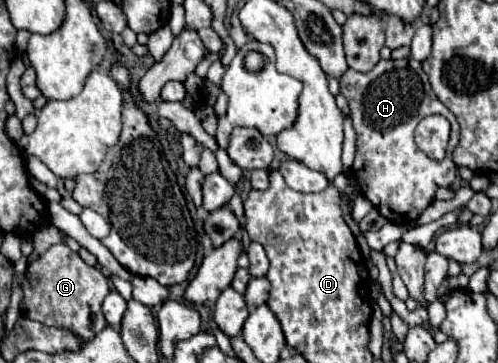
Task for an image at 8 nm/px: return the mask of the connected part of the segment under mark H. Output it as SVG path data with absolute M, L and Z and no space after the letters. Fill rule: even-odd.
M413 58L381 60L369 72L349 68L339 78L339 84L357 132L353 178L357 178L361 194L369 198L385 218L413 224L433 202L437 188L449 188L457 178L457 166L451 158L451 152L459 142L457 118L433 94L421 62ZM431 114L441 114L451 122L451 138L447 144L447 156L443 160L431 160L413 142L415 126L419 120Z

